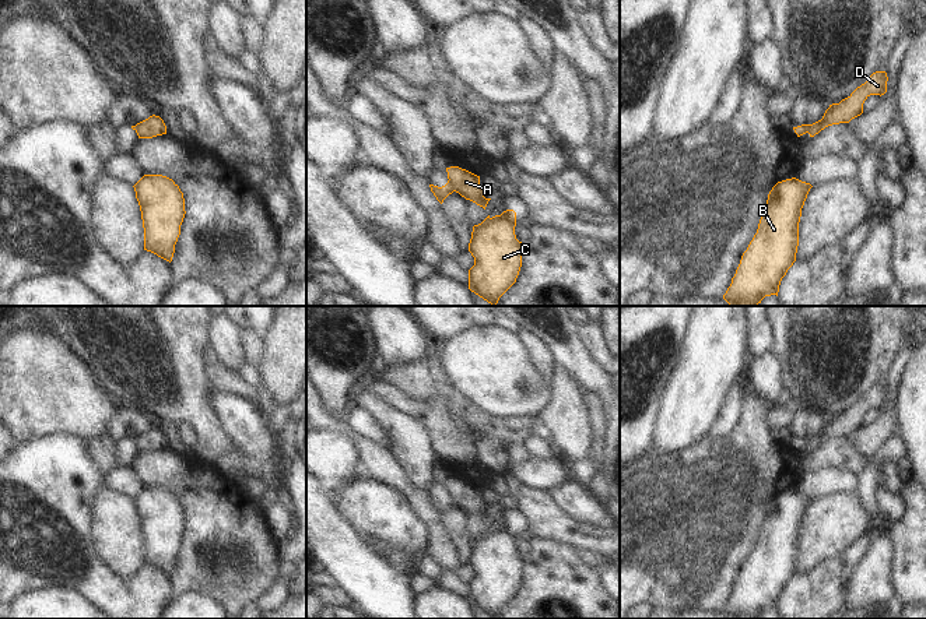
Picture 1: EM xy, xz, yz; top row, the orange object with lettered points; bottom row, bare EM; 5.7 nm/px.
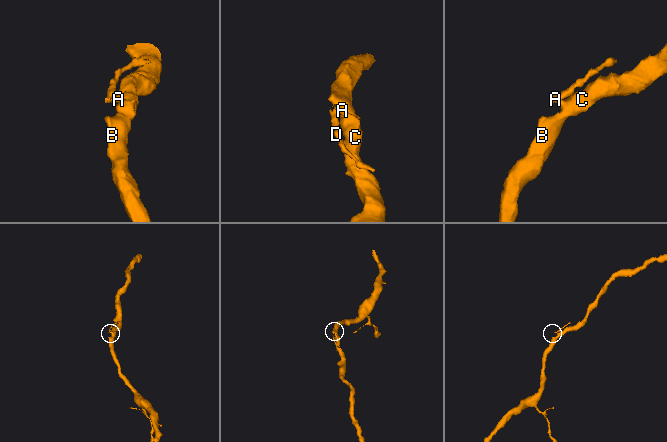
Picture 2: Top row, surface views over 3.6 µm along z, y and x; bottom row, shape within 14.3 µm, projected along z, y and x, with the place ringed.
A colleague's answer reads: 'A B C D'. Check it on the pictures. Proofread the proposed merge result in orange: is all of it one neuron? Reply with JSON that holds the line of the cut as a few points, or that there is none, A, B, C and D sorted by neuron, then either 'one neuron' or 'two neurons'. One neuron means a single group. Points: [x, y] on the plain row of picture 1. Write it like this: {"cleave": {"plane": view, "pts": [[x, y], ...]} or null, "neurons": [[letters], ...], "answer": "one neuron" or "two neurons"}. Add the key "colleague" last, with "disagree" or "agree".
{"cleave": {"plane": "xz", "pts": [[448, 493], [455, 503]]}, "neurons": [["A", "B", "C"], ["D"]], "answer": "two neurons", "colleague": "disagree"}

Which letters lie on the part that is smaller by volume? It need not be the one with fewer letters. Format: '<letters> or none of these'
D.

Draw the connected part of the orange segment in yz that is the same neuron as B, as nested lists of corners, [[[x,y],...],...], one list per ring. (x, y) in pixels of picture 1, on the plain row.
[[[796,490],[772,500],[757,546],[723,608],[730,619],[757,619],[765,609],[778,609],[782,591],[796,574],[802,521],[811,500]]]

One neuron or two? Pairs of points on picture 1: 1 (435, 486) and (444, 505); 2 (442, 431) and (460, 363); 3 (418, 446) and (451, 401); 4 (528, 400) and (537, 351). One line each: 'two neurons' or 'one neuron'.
1: one neuron
2: two neurons
3: two neurons
4: two neurons

